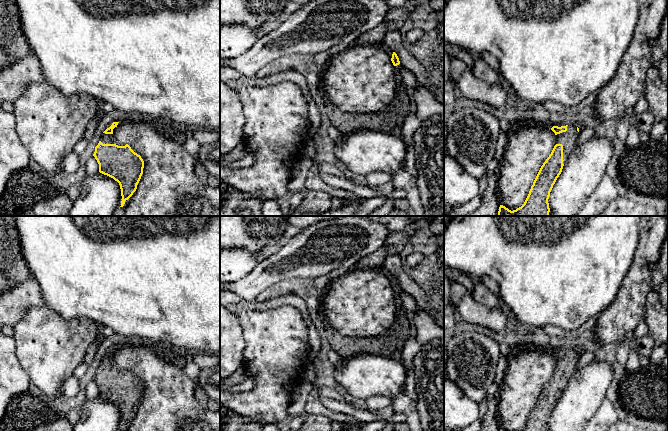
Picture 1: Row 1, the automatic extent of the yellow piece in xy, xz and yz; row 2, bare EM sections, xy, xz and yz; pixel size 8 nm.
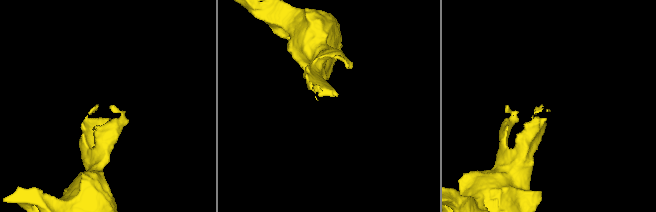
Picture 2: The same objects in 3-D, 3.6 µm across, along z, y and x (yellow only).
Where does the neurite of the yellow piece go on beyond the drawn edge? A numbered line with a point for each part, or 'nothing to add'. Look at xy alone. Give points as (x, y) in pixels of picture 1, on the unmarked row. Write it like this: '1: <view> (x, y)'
1: xy (105, 362)

